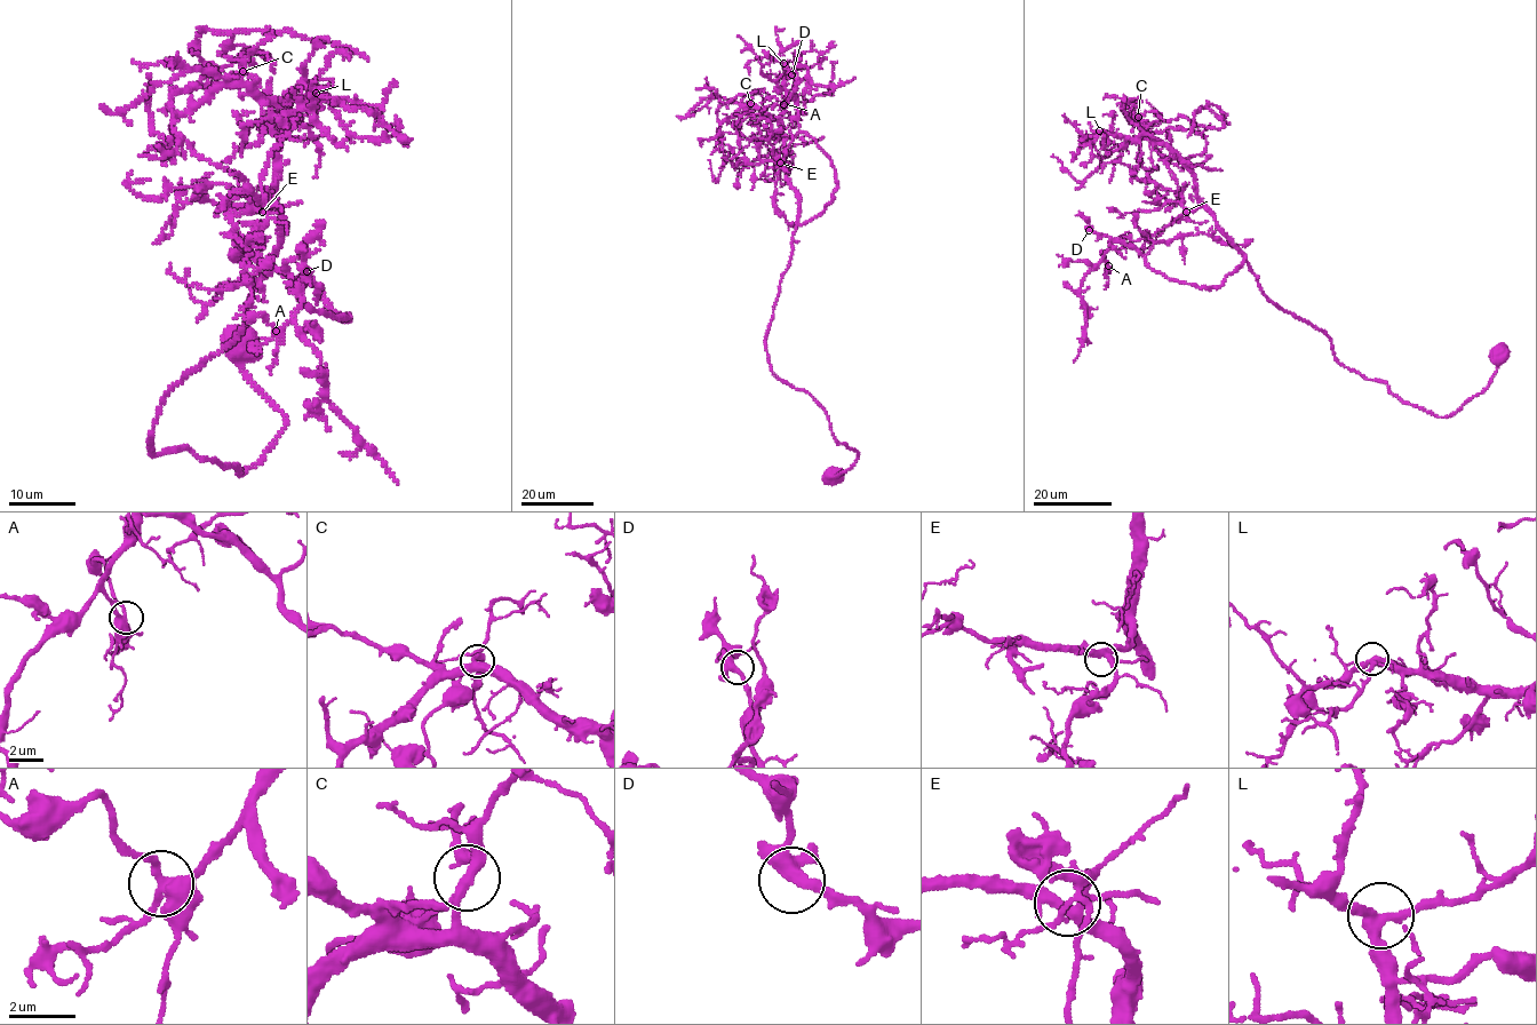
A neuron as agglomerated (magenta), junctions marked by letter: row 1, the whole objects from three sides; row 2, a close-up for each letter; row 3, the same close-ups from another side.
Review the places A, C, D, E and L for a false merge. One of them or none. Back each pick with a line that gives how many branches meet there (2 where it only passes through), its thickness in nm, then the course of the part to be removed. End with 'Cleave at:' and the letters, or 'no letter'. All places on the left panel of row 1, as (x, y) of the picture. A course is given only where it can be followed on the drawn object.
C: 4 branches meet; 280 nm thick; foreign part runs (243, 71), (215, 85), (214, 77), (244, 53), (268, 58), (231, 41), (246, 30), (292, 31), (368, 61)
Cleave at: C

